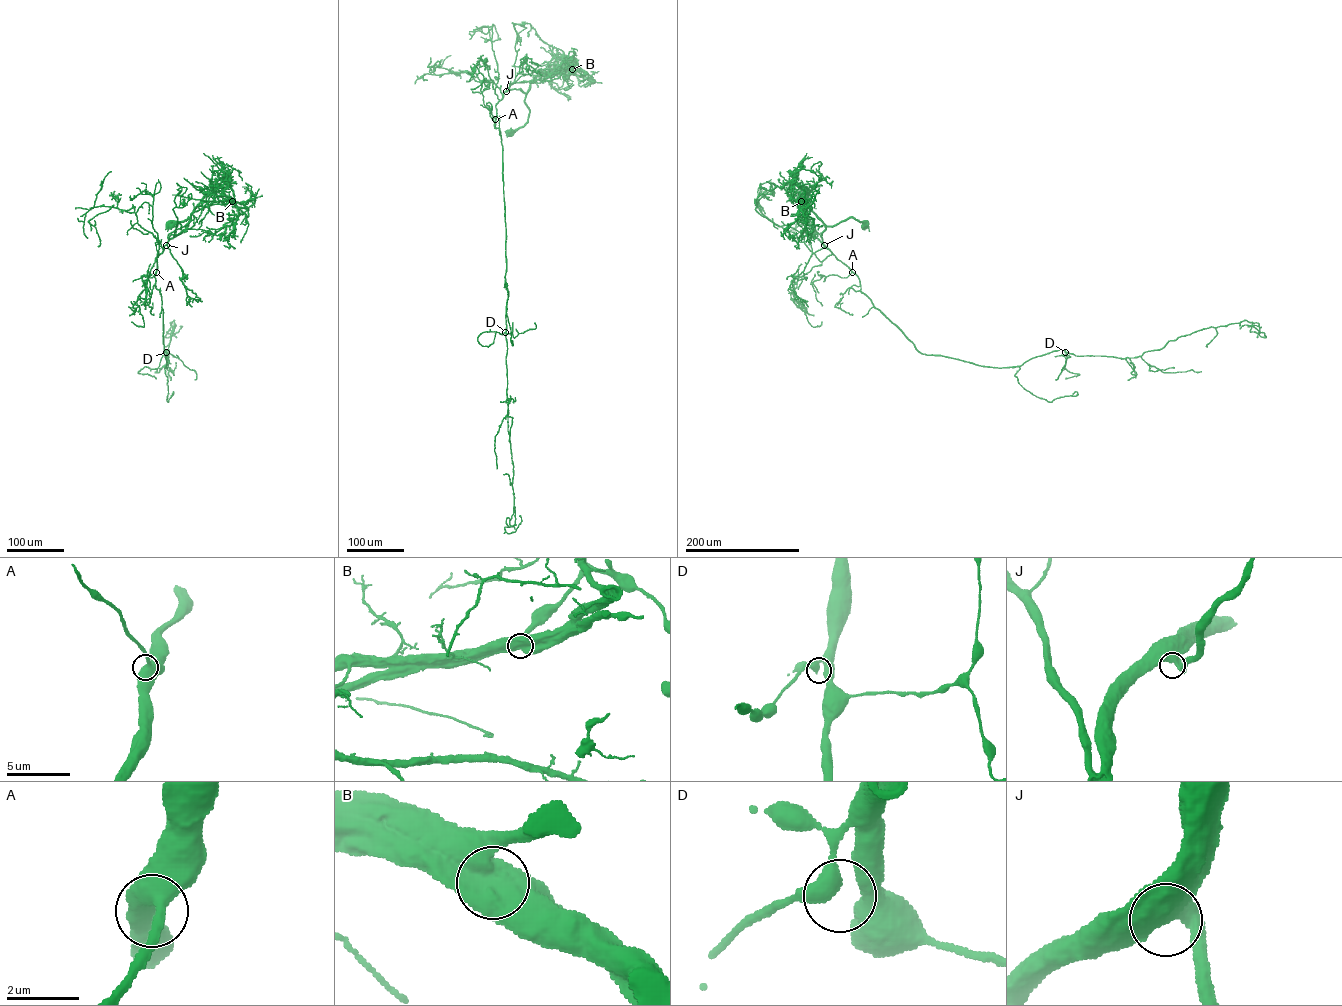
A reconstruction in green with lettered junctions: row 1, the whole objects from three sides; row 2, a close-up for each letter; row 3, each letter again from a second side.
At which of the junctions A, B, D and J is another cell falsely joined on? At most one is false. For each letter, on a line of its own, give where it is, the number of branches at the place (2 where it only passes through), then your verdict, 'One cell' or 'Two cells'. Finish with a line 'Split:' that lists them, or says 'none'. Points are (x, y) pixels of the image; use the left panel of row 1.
A: Place: (156, 272). Branches: 2. One cell
B: Place: (232, 201). Branches: 2. Two cells
D: Place: (166, 352). Branches: 2. One cell
J: Place: (166, 245). Branches: 2. One cell
Split: B

